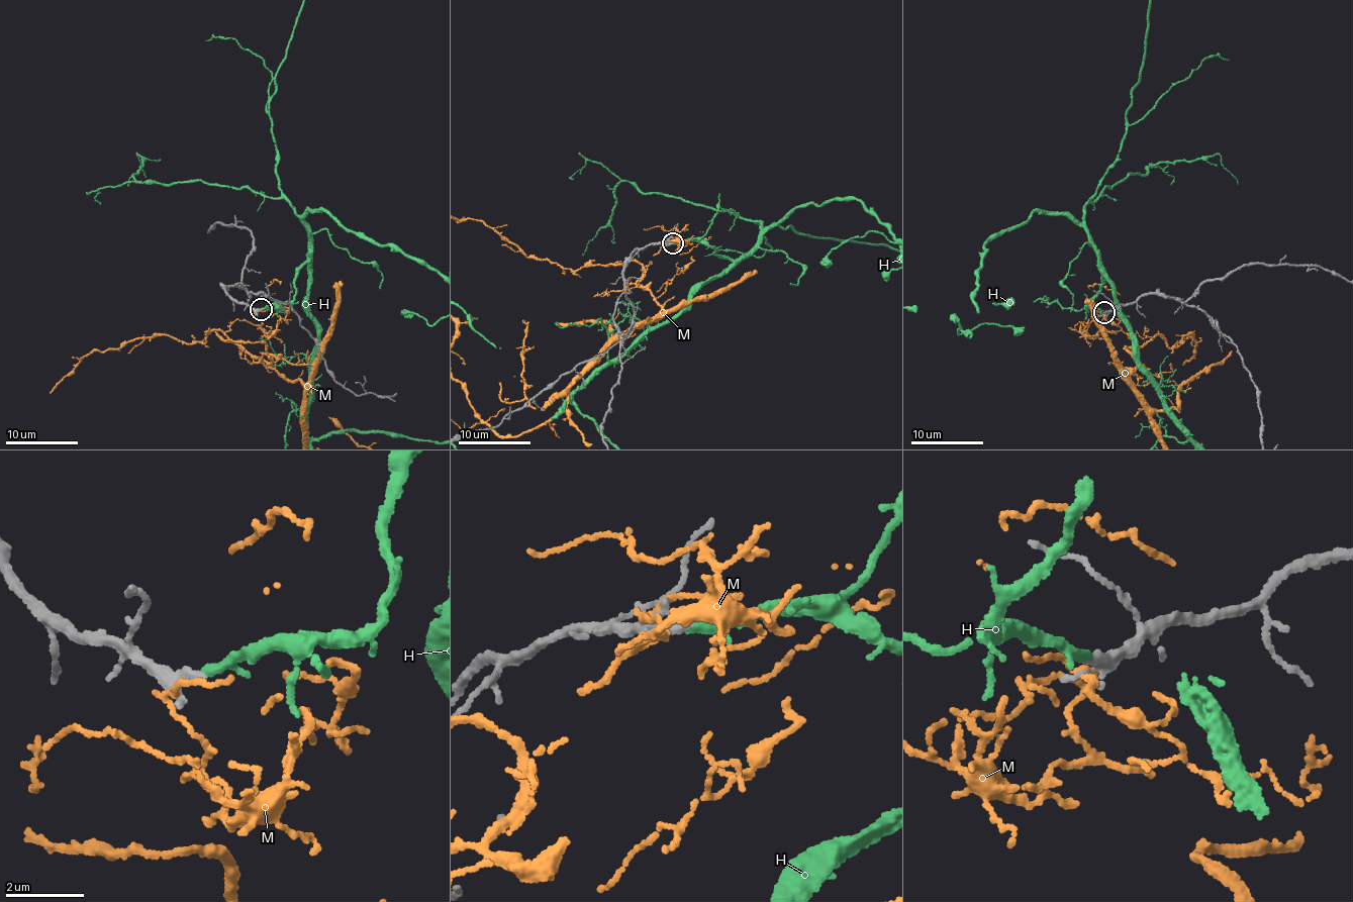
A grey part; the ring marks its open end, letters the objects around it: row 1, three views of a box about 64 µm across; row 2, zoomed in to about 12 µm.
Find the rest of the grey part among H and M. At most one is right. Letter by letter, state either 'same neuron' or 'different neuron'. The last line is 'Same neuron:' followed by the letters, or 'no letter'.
H: same neuron
M: different neuron
Same neuron: H

